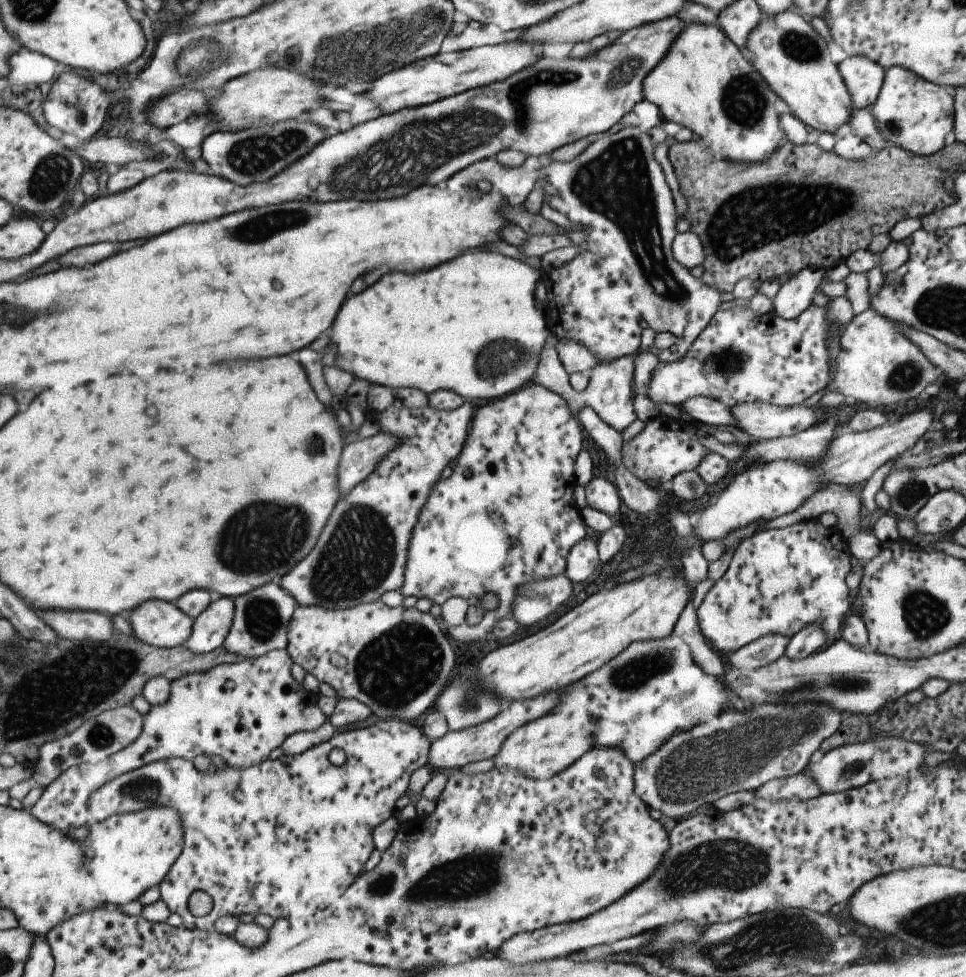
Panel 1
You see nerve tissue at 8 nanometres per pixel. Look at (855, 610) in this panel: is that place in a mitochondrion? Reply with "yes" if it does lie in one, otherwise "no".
no

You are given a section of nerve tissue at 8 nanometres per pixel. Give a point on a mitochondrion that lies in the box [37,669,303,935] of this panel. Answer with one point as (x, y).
(145, 789)

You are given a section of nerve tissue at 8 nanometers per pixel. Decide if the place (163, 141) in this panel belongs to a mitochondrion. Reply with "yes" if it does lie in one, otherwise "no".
no

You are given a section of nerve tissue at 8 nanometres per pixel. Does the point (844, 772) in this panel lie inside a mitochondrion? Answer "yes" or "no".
yes

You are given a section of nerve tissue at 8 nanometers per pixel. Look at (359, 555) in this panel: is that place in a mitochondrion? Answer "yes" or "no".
yes

